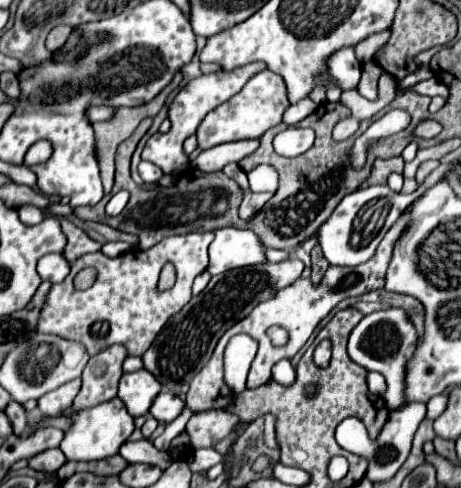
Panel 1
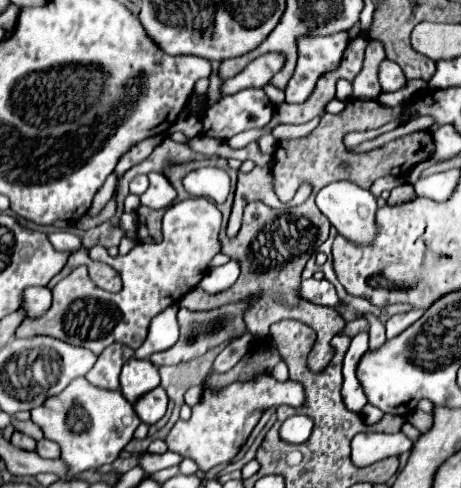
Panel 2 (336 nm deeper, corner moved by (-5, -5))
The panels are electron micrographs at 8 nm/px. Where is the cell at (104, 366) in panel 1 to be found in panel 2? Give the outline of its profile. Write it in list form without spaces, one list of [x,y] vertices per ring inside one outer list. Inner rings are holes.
[[[112,344],[108,346],[92,366],[92,370],[86,374],[88,382],[96,388],[104,390],[118,390],[120,382],[120,368],[134,356],[134,350],[124,344]]]

